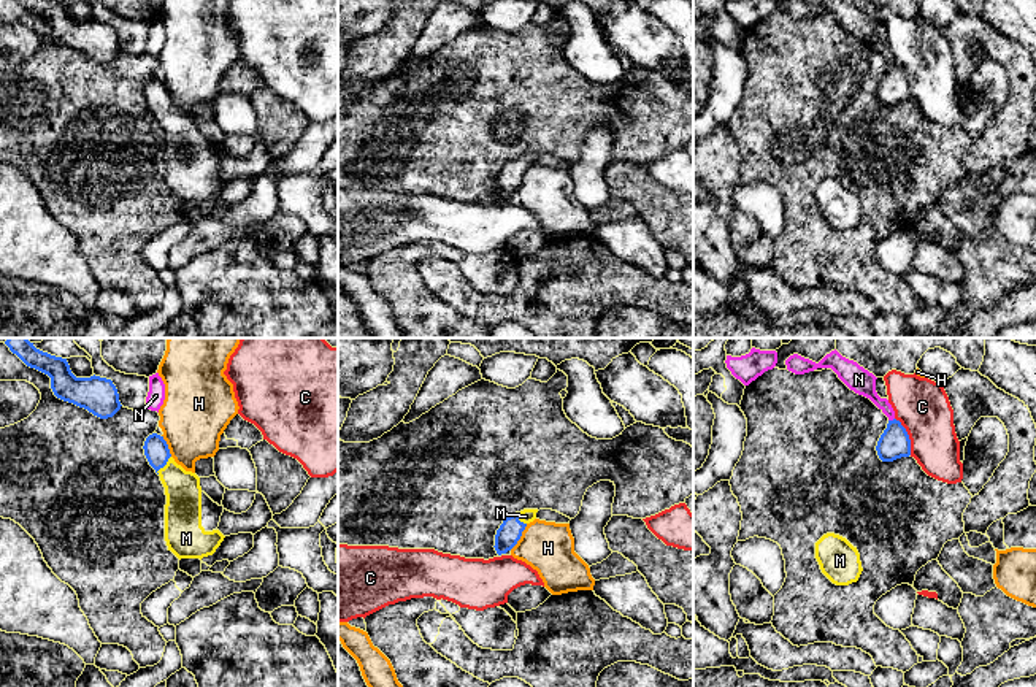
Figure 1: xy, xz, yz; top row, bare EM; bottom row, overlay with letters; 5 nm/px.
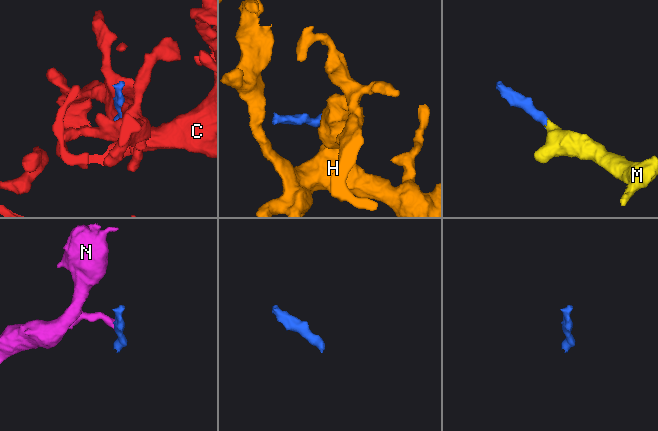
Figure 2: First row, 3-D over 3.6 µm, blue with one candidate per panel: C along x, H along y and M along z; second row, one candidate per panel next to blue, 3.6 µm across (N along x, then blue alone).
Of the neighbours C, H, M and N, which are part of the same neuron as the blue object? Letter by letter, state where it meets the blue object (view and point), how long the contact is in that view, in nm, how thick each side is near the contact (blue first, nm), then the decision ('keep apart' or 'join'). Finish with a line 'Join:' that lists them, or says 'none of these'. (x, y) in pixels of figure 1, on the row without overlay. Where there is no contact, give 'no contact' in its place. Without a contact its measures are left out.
C: meets blue in yz at (908, 81); contact 200 nm long; 160 nm thick on the blue side, 280 nm on the other; keep apart
H: meets blue in xz at (521, 180); contact 160 nm long; 120 nm thick on the blue side, 260 nm on the other; keep apart
M: meets blue in xy at (164, 110); contact 120 nm long; 130 nm thick on the blue side, 190 nm on the other; join
N: meets blue in yz at (890, 65); contact 40 nm long; 160 nm thick on the blue side, 130 nm on the other; keep apart
Join: M

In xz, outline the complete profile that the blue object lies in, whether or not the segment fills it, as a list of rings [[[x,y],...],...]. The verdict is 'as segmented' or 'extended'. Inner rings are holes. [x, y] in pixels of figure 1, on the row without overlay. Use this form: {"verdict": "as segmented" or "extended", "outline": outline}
{"verdict": "extended", "outline": [[[524,154],[503,165],[495,179],[495,195],[498,200],[511,195],[522,181],[525,171],[536,163],[538,154]]]}

